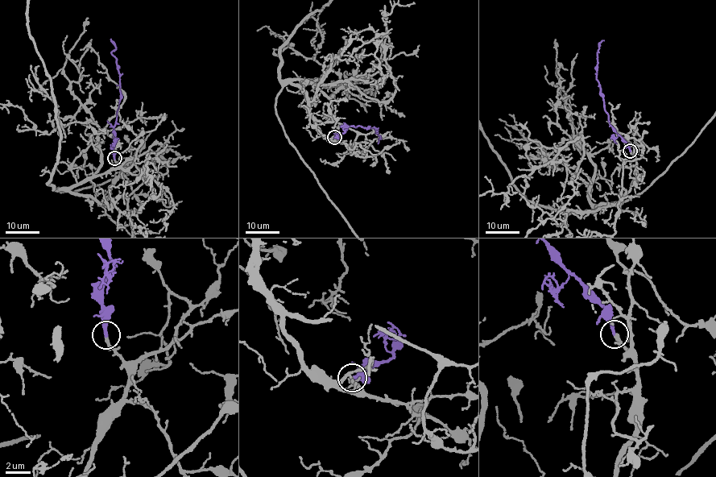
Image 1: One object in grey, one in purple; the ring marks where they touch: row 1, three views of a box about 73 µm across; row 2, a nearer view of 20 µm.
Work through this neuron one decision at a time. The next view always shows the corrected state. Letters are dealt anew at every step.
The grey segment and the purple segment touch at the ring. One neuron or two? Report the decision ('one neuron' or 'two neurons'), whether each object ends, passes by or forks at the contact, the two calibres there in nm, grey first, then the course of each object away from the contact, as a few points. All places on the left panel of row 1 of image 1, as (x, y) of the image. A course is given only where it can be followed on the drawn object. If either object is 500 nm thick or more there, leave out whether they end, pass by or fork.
one neuron | grey ends | purple ends | 280/300 nm | purple via (113, 158), (113, 148), (116, 139), (113, 127), (120, 93), (117, 58), (111, 53), (116, 47), (110, 39)

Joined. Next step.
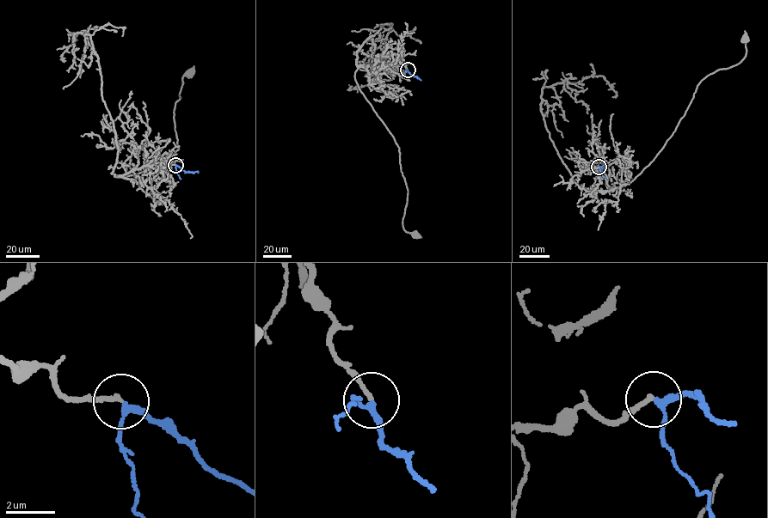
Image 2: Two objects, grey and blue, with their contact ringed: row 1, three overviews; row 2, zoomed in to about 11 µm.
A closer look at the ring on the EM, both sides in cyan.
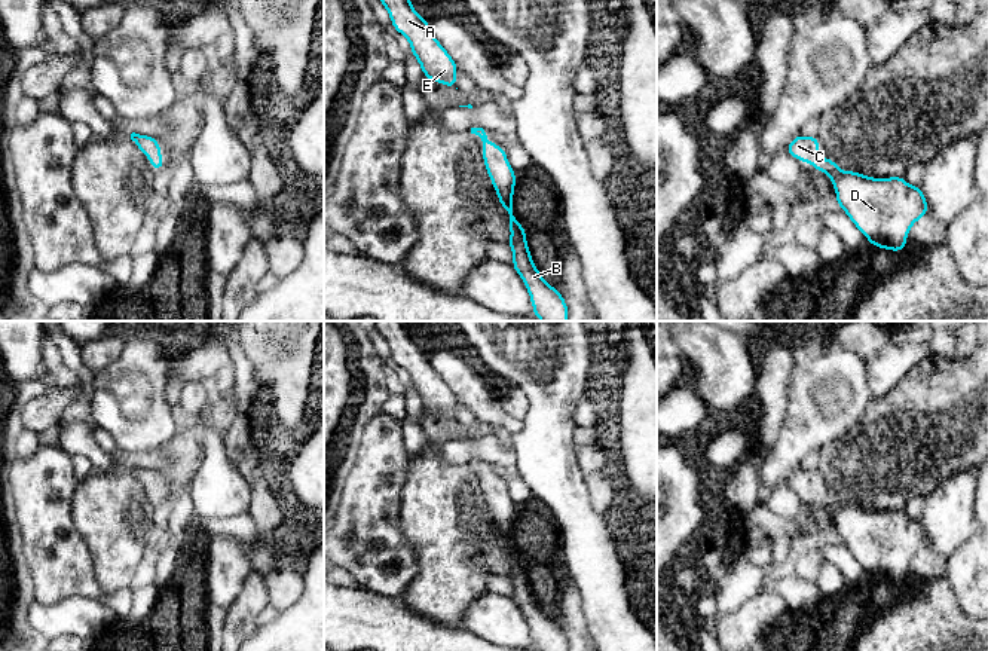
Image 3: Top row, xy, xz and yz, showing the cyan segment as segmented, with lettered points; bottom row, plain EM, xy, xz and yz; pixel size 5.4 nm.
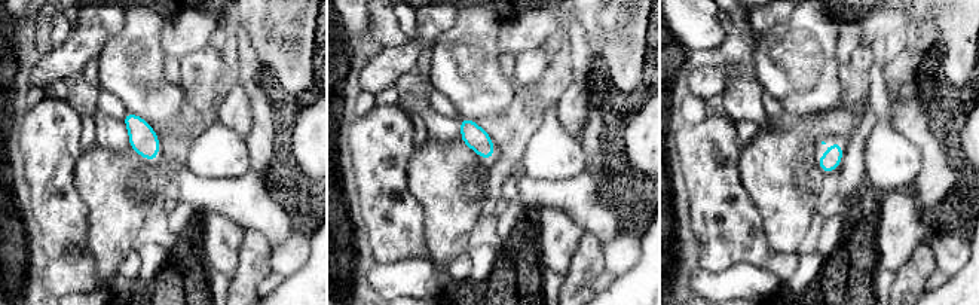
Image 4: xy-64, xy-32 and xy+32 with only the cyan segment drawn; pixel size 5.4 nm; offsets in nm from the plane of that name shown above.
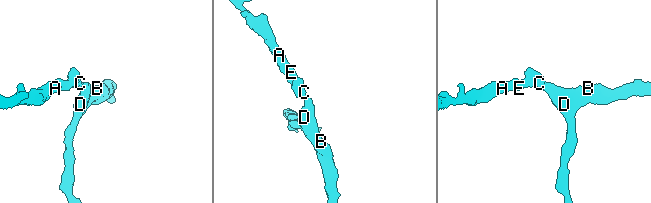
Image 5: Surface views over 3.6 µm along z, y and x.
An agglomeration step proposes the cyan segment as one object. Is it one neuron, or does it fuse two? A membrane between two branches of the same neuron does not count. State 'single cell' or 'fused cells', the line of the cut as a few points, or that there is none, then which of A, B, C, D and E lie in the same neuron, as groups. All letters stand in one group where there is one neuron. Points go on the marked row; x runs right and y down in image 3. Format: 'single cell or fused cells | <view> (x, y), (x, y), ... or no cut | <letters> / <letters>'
single cell | no cut | A B C D E

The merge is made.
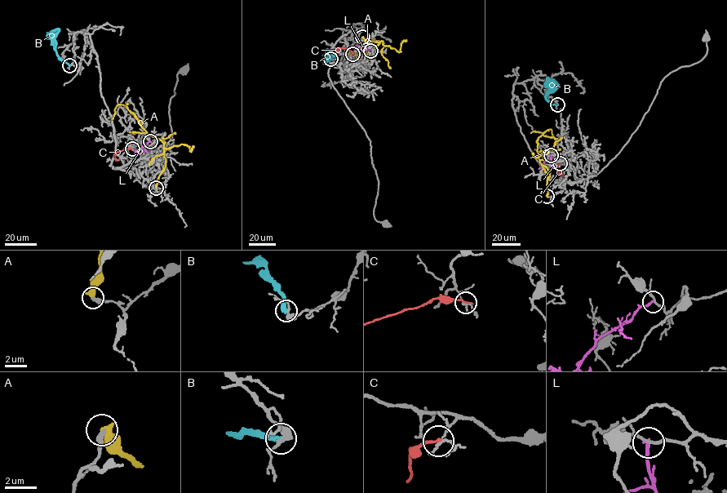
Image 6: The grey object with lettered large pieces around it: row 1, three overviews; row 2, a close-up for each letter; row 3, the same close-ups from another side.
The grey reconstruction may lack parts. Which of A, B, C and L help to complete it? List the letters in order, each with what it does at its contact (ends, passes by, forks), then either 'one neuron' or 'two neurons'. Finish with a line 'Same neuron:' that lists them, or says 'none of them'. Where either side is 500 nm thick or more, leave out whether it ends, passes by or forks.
A: it ends | two neurons
B: it ends | two neurons
C: it ends | two neurons
L: it ends | two neurons
Same neuron: none of them

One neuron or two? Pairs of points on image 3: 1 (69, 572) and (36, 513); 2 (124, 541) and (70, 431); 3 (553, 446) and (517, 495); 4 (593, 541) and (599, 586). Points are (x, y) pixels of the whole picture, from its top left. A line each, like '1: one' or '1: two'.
1: one
2: two
3: two
4: one

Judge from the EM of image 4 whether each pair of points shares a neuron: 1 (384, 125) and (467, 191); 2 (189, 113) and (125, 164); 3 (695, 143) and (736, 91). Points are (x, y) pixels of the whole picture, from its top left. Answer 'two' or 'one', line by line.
1: two
2: one
3: two

